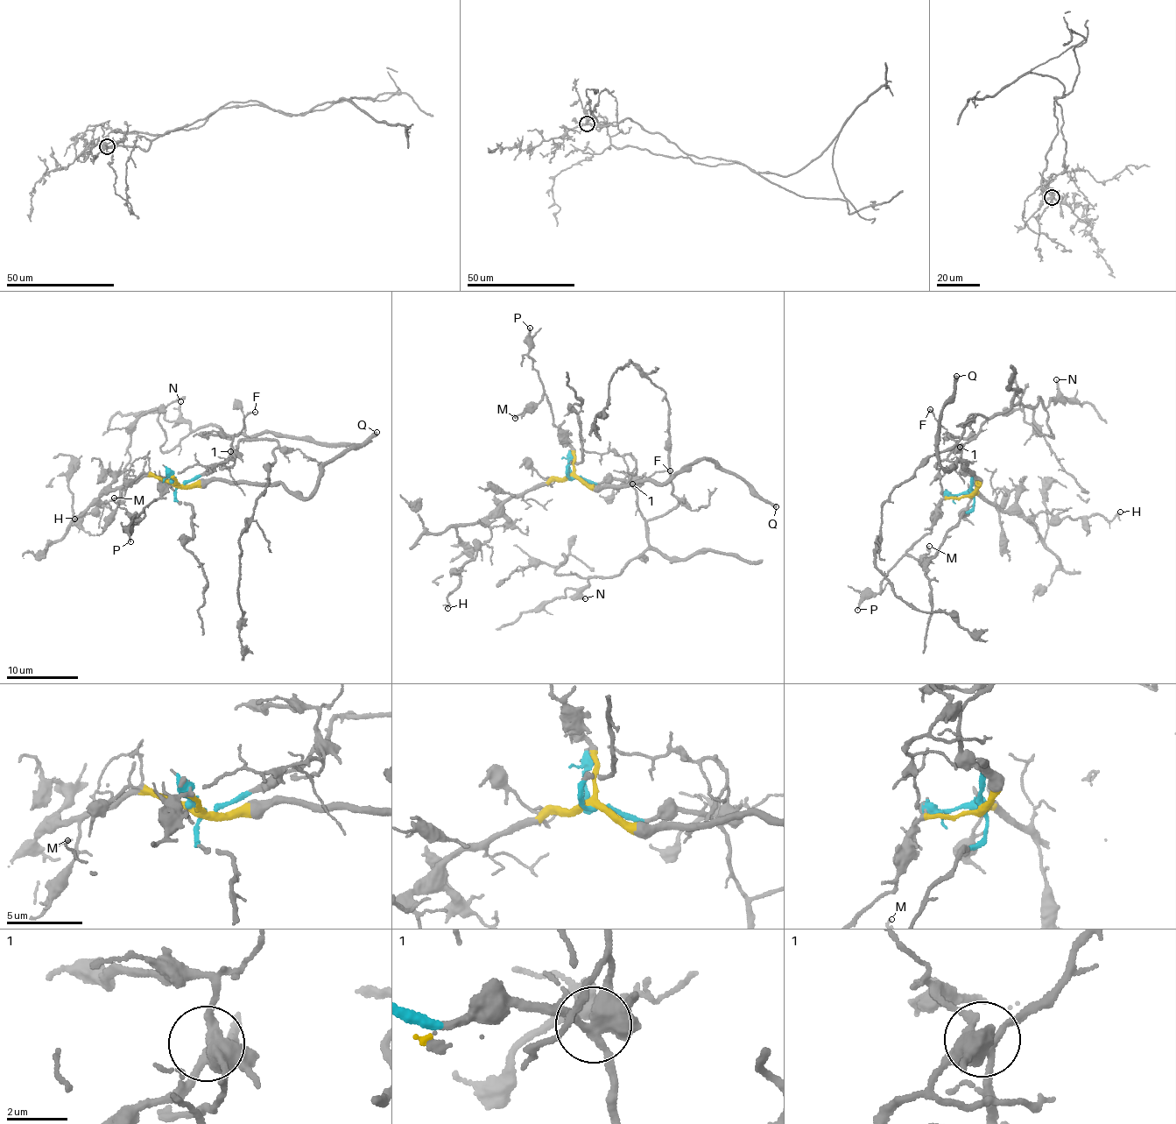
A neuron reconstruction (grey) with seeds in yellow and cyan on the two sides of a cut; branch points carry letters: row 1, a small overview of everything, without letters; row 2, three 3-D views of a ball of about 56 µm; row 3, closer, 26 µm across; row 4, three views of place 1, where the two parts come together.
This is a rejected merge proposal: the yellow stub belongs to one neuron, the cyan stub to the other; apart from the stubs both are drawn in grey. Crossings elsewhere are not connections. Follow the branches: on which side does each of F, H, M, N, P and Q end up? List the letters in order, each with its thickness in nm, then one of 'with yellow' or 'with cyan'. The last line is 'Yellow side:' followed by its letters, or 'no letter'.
F: 130 nm thick; with cyan
H: 120 nm thick; with yellow
M: 140 nm thick; with yellow
N: 110 nm thick; with cyan
P: 140 nm thick; with yellow
Q: 420 nm thick; with yellow
Yellow side: H, M, P, Q

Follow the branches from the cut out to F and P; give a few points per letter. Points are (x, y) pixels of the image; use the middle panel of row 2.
F: (570, 477), (584, 477), (598, 483), (618, 479), (630, 484), (658, 470), (669, 470)
P: (570, 477), (573, 464), (572, 448), (553, 423), (551, 403), (539, 374), (532, 368), (527, 339), (530, 328)

